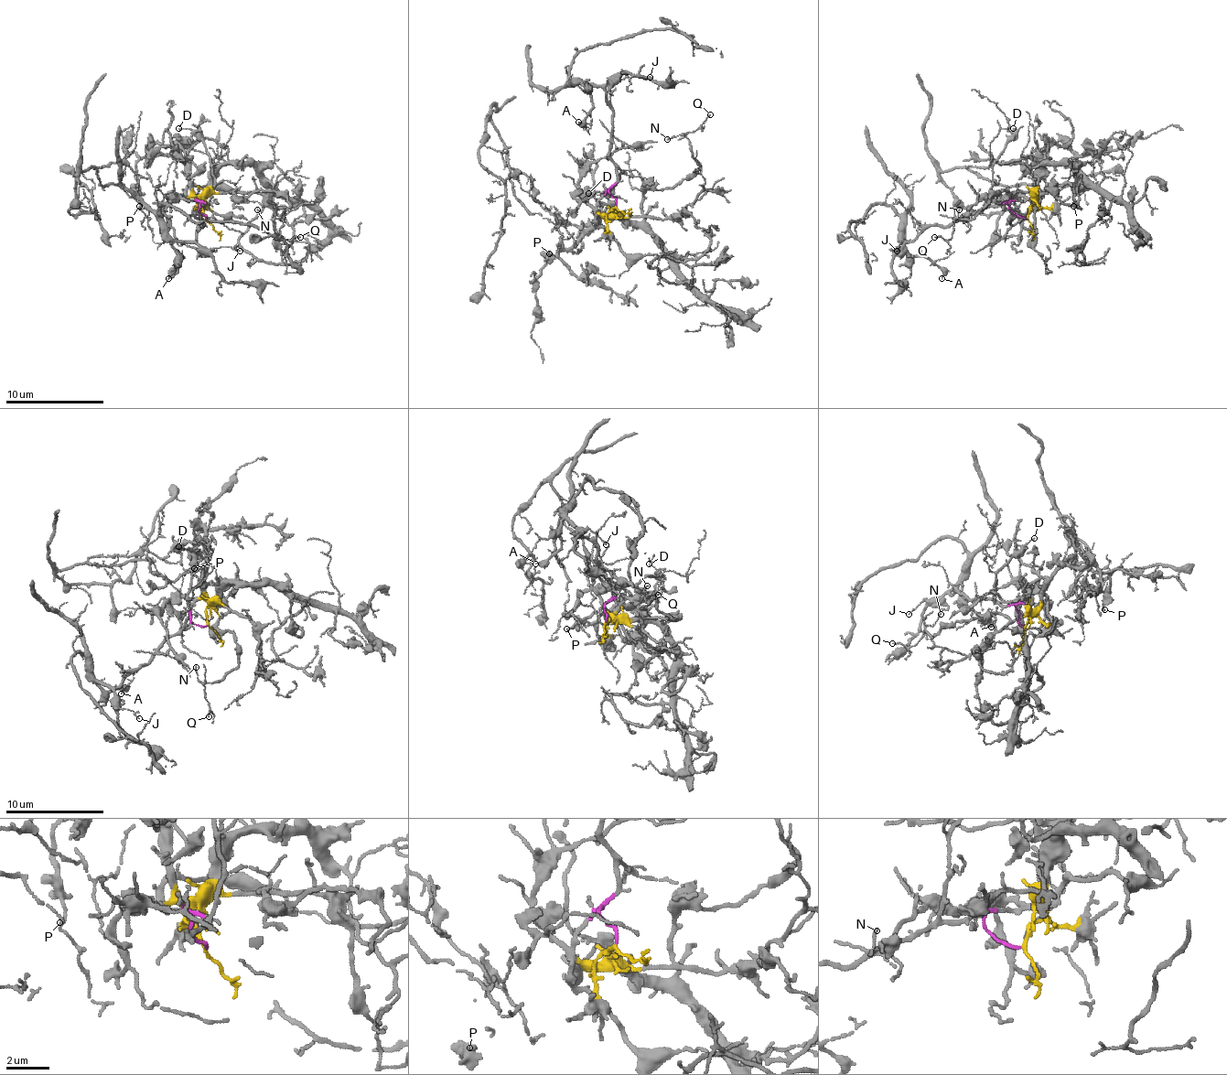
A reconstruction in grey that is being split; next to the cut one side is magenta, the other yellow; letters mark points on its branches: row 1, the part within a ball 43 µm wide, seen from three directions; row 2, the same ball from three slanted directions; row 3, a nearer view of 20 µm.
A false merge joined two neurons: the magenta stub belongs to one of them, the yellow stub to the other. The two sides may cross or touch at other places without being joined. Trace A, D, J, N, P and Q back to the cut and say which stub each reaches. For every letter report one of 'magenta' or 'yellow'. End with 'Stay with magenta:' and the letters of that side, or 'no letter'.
A: magenta
D: magenta
J: magenta
N: yellow
P: yellow
Q: yellow
Stay with magenta: A, D, J

